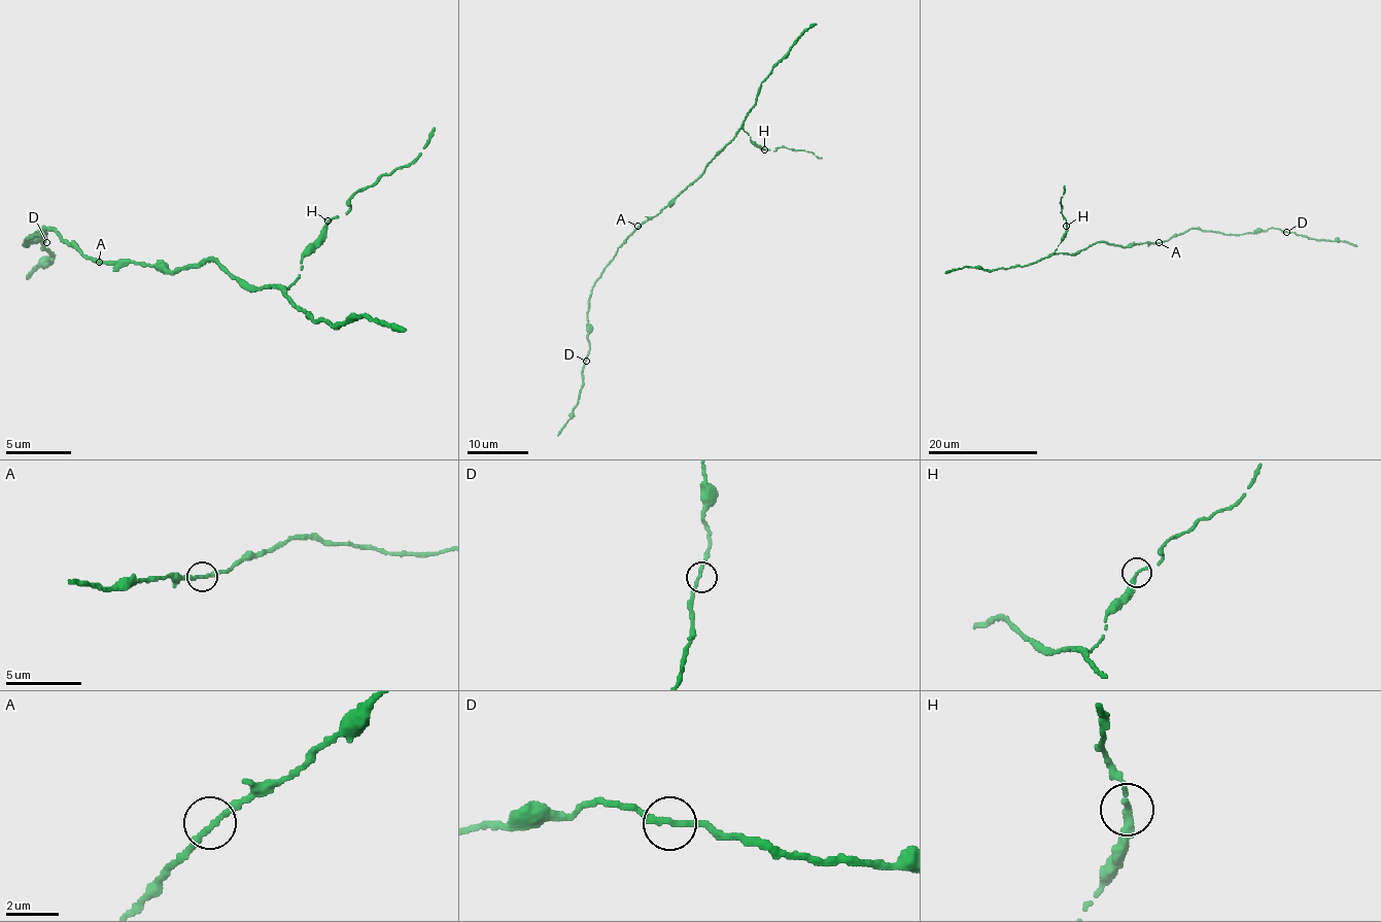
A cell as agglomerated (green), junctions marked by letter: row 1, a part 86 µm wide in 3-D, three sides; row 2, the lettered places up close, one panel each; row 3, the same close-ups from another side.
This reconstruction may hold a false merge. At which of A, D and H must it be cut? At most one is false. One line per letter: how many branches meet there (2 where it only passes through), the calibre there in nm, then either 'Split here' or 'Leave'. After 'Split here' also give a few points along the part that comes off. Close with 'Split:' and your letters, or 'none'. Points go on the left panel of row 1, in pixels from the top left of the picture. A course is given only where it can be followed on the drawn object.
A: Branches: 2. Thickness 260 nm. Leave
D: Branches: 2. Thickness 280 nm. Leave
H: Branches: 2. Thickness 260 nm. Leave
Split: none

